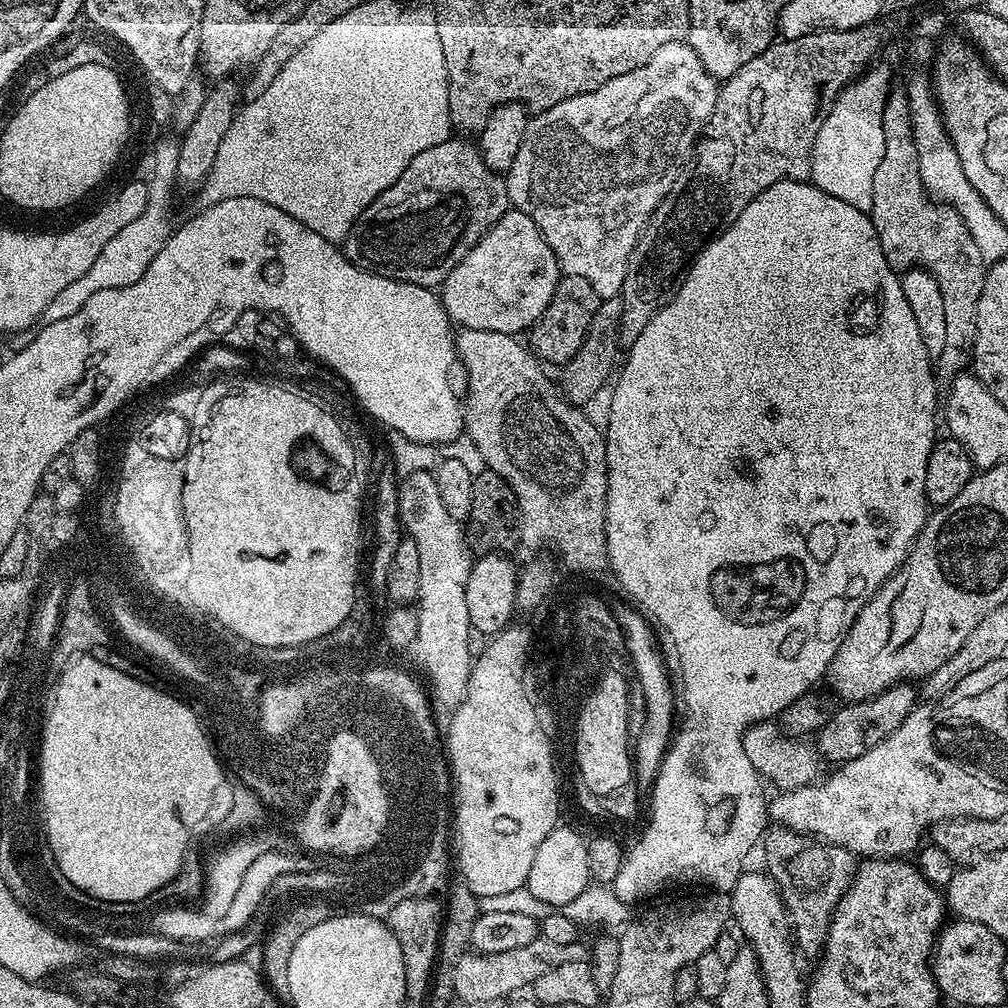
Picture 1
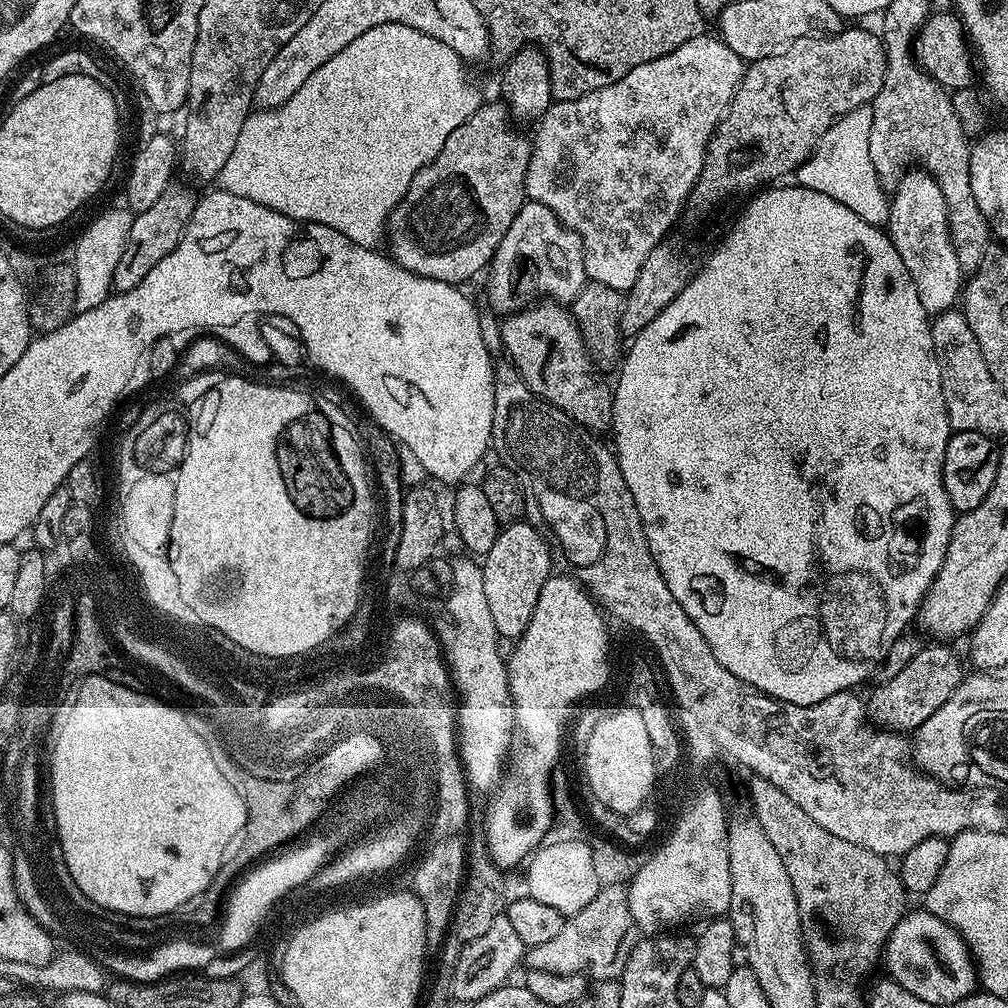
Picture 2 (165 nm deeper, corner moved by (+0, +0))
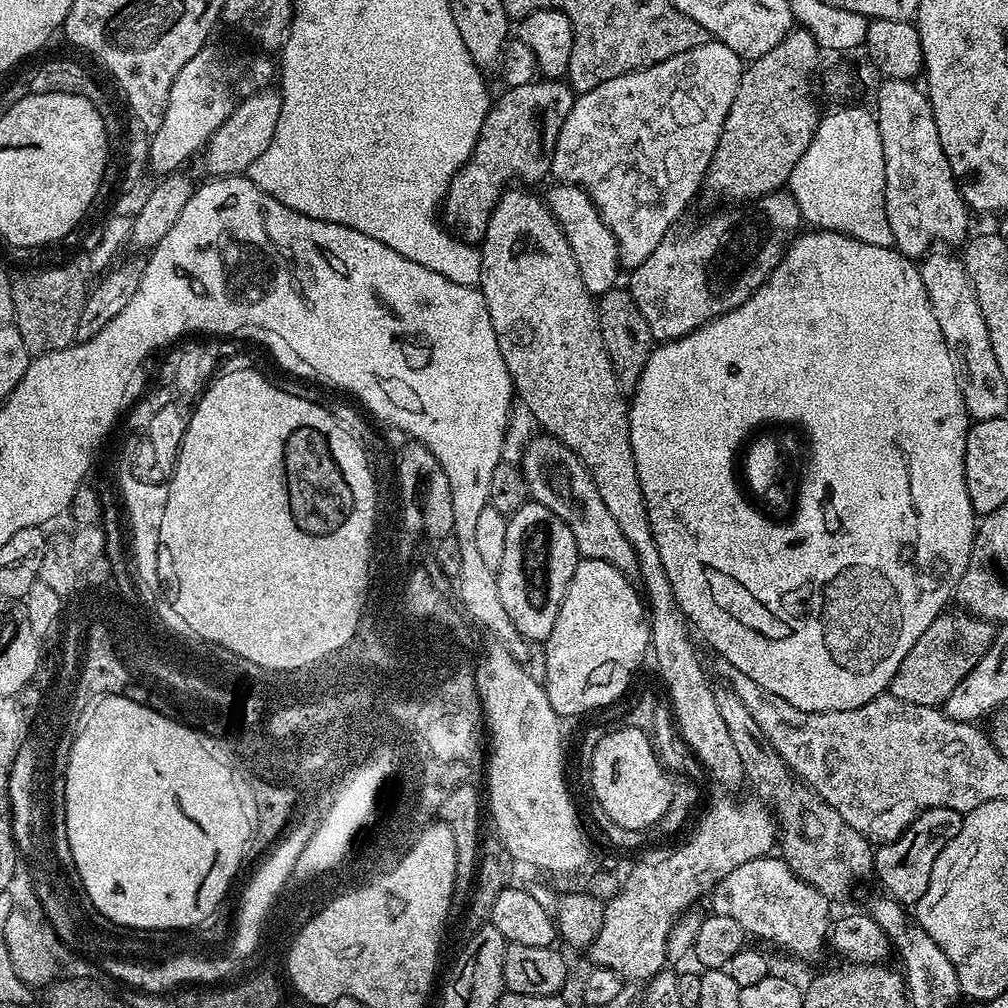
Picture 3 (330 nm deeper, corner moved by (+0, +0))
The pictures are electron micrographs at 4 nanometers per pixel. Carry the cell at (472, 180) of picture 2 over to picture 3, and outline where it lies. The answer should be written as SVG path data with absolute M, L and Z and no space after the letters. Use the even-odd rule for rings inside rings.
M537 79L526 86L514 86L501 91L501 96L489 107L478 142L470 158L448 183L448 193L442 205L442 224L457 240L479 245L486 234L492 207L513 183L515 176L524 176L523 183L536 186L552 171L552 155L558 142L558 130L566 114L574 106L576 96L564 80Z

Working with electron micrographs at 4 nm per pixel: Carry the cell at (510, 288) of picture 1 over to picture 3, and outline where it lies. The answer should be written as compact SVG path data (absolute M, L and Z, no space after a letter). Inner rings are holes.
M553 183L553 188L546 195L548 209L552 211L553 218L560 224L564 236L570 242L570 250L578 262L578 270L586 282L586 290L592 293L593 297L599 298L611 288L617 287L616 280L622 273L620 263L620 251L616 245L614 234L606 226L606 222L598 214L594 202L584 189L576 184Z

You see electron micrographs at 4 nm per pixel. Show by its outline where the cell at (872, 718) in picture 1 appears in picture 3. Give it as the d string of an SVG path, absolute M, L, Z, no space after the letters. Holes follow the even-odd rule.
M941 614L936 621L914 642L910 654L902 658L902 666L898 666L898 674L894 674L890 685L890 694L902 702L910 702L914 706L930 706L940 708L946 698L982 662L986 650L994 642L997 629L993 621L984 620L981 616L959 614L948 616Z

